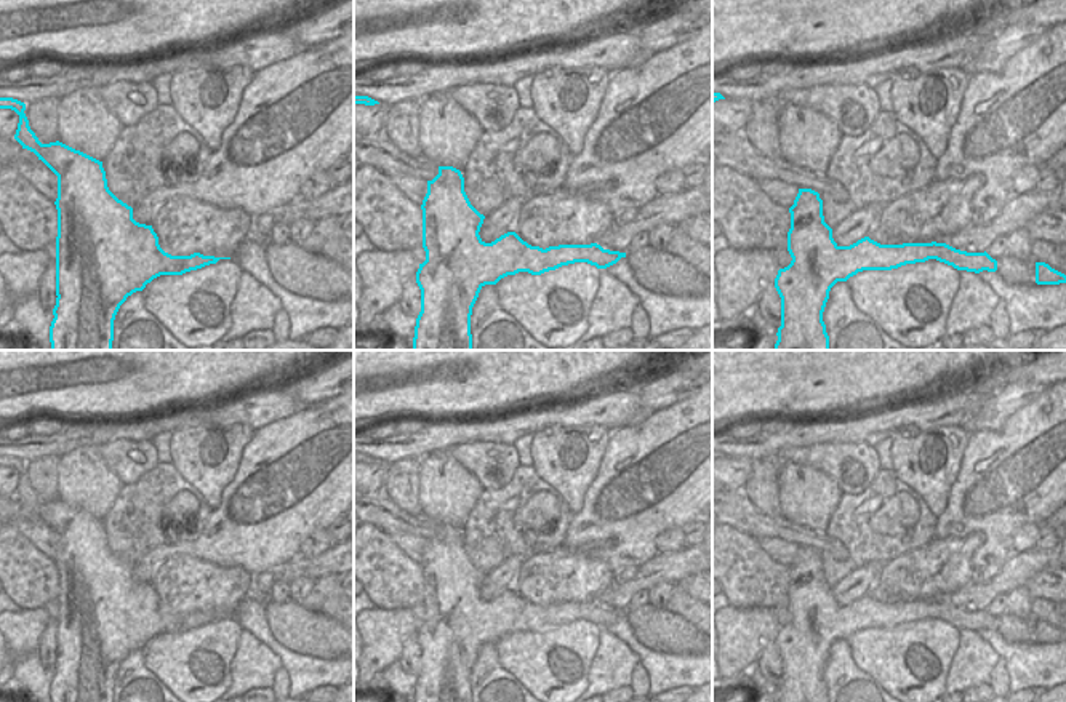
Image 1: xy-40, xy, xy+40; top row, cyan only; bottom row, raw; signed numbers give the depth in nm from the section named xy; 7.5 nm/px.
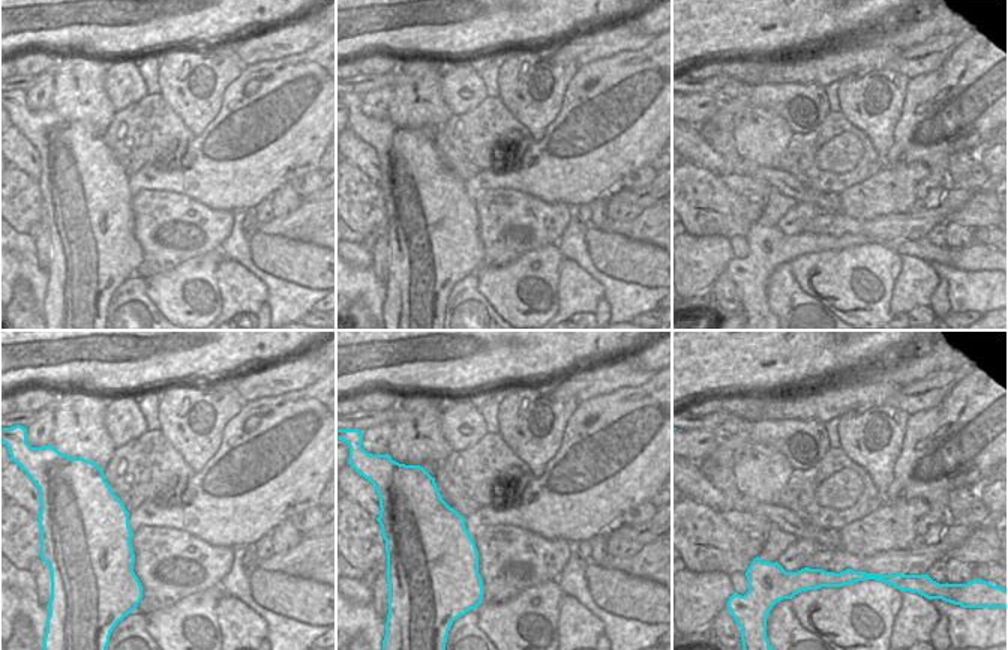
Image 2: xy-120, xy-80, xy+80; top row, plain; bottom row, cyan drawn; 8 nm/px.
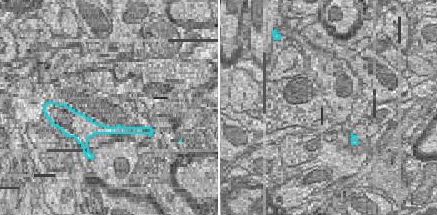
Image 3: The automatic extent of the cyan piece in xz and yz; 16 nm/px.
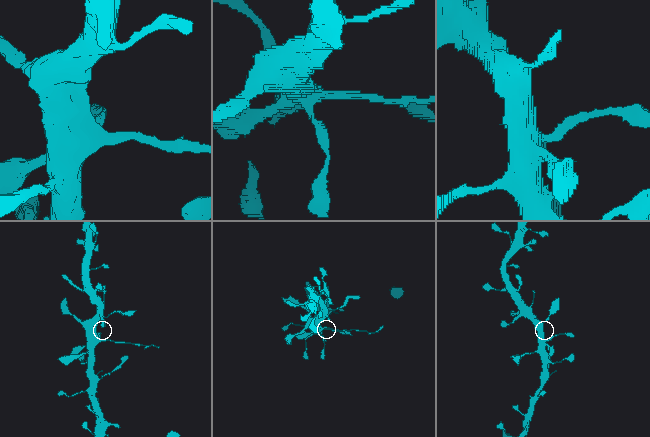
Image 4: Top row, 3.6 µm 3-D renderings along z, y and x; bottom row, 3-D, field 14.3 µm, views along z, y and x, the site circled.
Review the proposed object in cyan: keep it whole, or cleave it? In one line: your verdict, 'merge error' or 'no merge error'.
merge error

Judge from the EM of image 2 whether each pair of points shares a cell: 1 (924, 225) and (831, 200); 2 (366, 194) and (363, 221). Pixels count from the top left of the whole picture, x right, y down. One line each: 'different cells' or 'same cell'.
1: different cells
2: same cell

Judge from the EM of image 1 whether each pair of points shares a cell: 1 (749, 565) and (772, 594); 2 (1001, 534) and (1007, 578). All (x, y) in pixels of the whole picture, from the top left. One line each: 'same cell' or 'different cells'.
1: same cell
2: different cells

